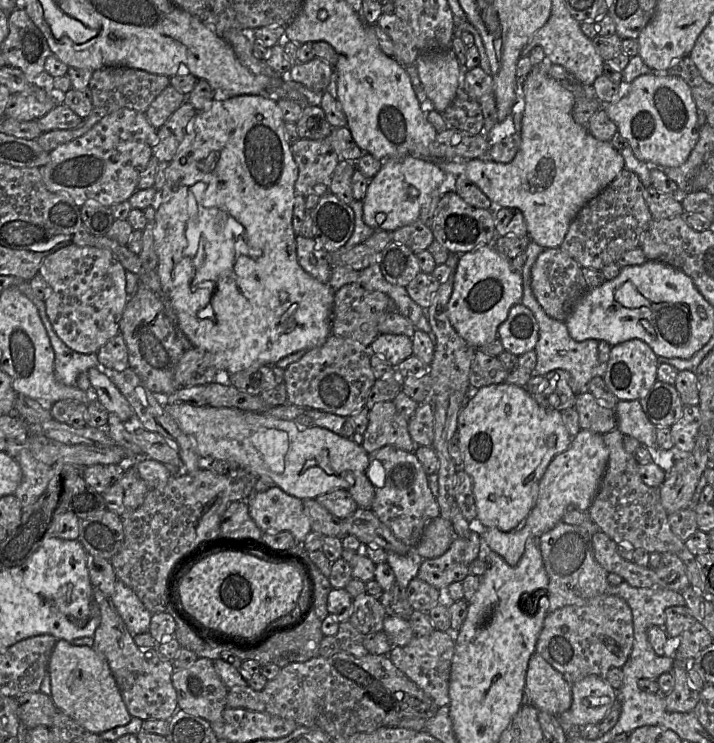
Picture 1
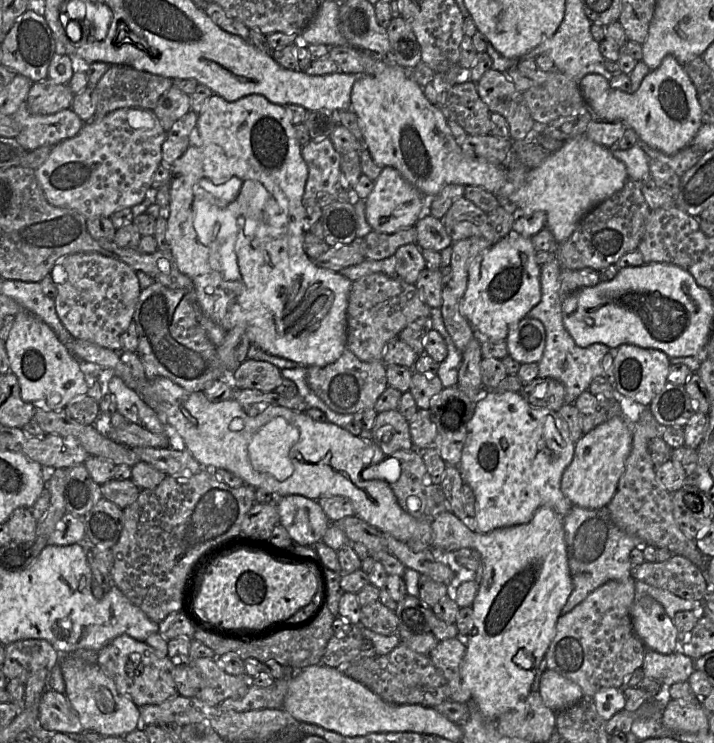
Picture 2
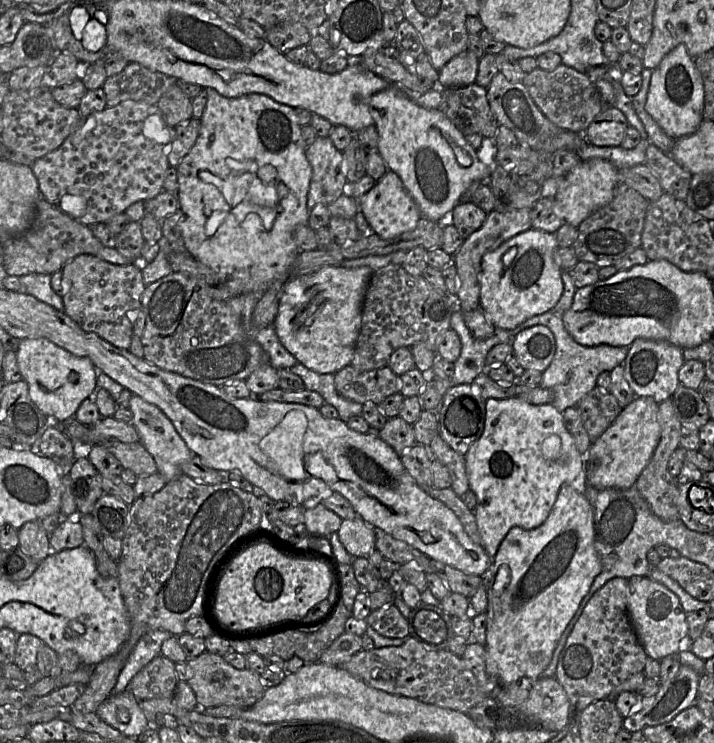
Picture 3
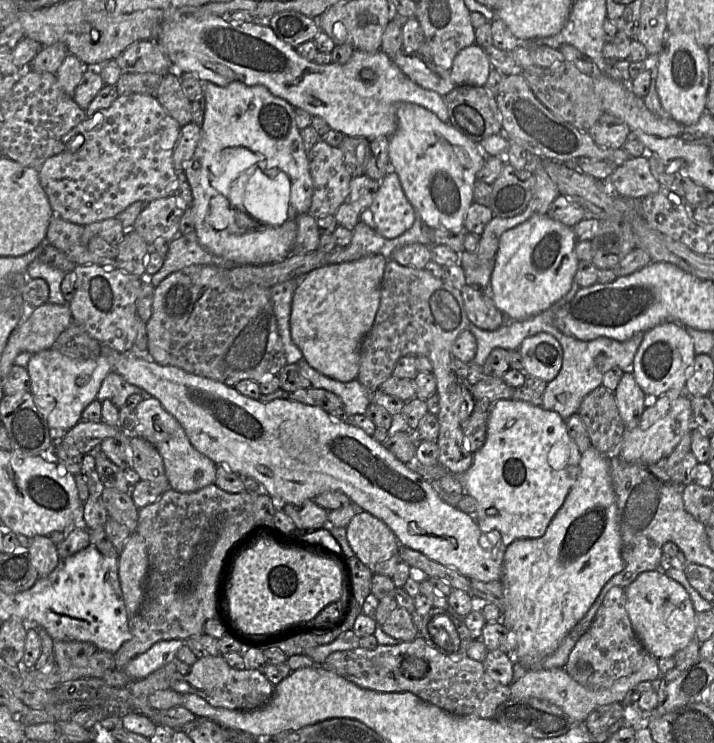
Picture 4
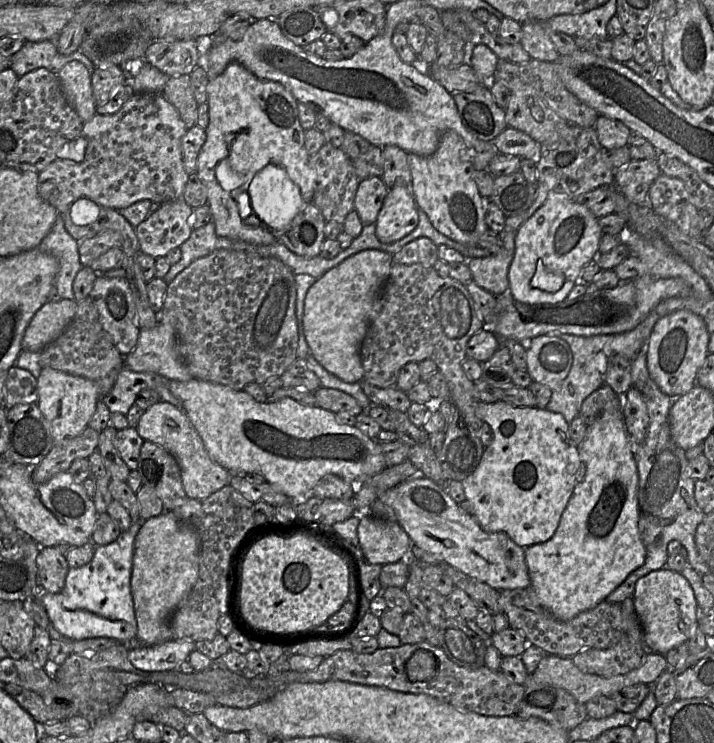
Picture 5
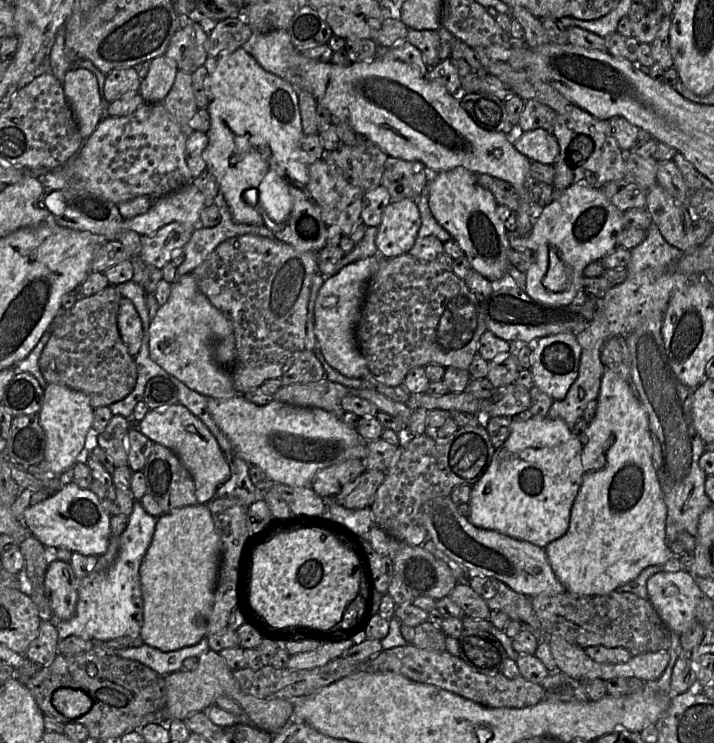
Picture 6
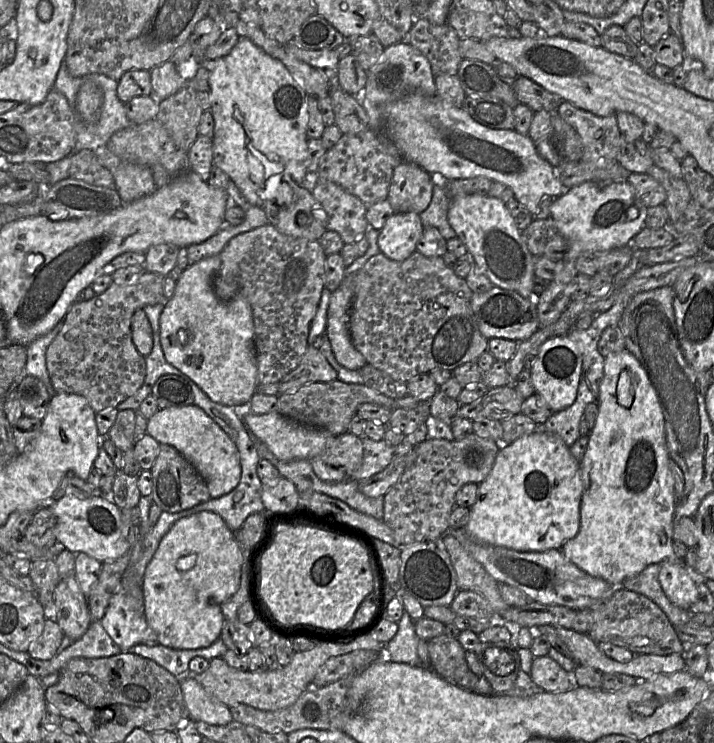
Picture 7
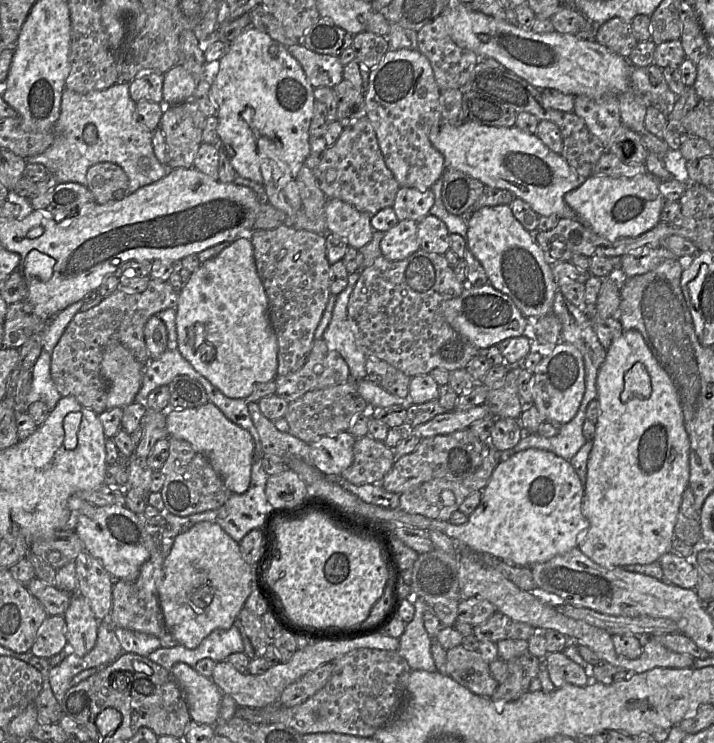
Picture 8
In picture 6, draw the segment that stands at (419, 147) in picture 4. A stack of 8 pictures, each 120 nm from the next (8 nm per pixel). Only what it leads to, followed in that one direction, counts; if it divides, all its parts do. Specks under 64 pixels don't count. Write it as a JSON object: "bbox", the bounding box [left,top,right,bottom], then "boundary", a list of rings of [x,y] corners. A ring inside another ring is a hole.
{"bbox":[428,167,511,282],"boundary":[[[464,167],[438,172],[432,182],[428,181],[428,198],[433,217],[458,243],[474,271],[491,282],[508,273],[511,247],[507,230],[496,214],[498,204],[493,194],[478,183],[477,174]]]}

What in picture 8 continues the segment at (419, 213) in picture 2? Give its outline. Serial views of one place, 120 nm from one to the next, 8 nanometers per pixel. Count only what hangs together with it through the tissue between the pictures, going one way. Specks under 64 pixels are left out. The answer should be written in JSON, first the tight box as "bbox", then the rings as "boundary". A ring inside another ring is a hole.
{"bbox":[381,220,420,261],"boundary":[[[402,220],[385,232],[381,253],[389,261],[404,260],[420,249],[418,222]]]}

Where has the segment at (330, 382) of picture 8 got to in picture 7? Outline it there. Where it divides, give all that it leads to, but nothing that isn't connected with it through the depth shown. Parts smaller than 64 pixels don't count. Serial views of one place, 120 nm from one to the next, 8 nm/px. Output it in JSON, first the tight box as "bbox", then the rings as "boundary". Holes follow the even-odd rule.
{"bbox":[278,345,338,393],"boundary":[[[309,345],[299,365],[288,373],[278,384],[279,393],[294,392],[303,385],[314,382],[337,380],[338,374],[322,352]]]}

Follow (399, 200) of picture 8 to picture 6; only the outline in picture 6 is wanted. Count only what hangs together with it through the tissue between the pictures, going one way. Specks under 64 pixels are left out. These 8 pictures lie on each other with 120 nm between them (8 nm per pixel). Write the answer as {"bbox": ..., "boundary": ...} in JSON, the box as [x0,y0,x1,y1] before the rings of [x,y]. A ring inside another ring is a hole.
{"bbox":[381,157,427,201],"boundary":[[[388,157],[384,165],[381,185],[386,188],[392,201],[419,197],[427,185],[426,167],[420,161],[406,161]]]}

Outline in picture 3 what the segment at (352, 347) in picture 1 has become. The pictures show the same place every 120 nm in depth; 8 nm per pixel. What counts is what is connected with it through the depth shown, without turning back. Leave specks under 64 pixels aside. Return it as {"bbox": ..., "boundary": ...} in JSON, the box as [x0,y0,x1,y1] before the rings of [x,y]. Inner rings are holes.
{"bbox":[334,364,400,404],"boundary":[[[352,364],[334,374],[335,387],[339,395],[347,400],[365,404],[380,404],[388,396],[400,393],[399,375],[386,366],[370,371],[358,371]]]}

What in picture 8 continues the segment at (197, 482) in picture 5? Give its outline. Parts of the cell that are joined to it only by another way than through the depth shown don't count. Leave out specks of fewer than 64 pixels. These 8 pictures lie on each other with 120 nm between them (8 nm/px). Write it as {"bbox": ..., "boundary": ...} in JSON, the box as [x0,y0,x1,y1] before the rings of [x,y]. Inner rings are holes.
{"bbox":[166,403,255,494],"boundary":[[[207,403],[198,408],[166,411],[166,428],[170,438],[185,440],[203,454],[232,494],[243,494],[250,485],[255,443],[248,431],[231,422],[220,409]]]}

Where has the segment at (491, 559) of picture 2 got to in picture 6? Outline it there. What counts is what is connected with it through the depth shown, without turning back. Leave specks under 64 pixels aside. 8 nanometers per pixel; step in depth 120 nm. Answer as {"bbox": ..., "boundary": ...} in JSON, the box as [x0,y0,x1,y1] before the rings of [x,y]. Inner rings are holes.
{"bbox":[545,369,674,595],"boundary":[[[605,369],[598,408],[587,429],[587,443],[582,450],[582,479],[573,502],[567,532],[549,543],[545,553],[566,592],[582,595],[605,595],[635,579],[645,568],[664,565],[674,556],[666,540],[667,506],[653,466],[653,440],[649,418],[628,382]]]}

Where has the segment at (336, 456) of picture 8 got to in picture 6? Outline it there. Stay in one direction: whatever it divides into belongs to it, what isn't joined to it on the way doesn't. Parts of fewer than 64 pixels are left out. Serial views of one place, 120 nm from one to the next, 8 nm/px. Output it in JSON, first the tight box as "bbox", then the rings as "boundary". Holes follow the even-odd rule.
{"bbox":[310,459,365,497],"boundary":[[[349,459],[319,470],[310,487],[320,497],[335,497],[345,485],[355,481],[365,471],[362,459]]]}

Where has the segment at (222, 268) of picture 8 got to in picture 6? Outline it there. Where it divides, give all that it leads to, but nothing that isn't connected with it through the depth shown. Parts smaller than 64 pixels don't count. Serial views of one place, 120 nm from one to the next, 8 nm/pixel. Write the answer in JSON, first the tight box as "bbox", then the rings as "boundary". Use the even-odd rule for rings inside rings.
{"bbox":[149,274,238,399],"boundary":[[[191,274],[177,278],[171,286],[168,301],[159,306],[149,326],[151,360],[190,389],[208,398],[229,399],[238,395],[228,372],[213,356],[214,343],[233,332],[232,322],[199,290]]]}

